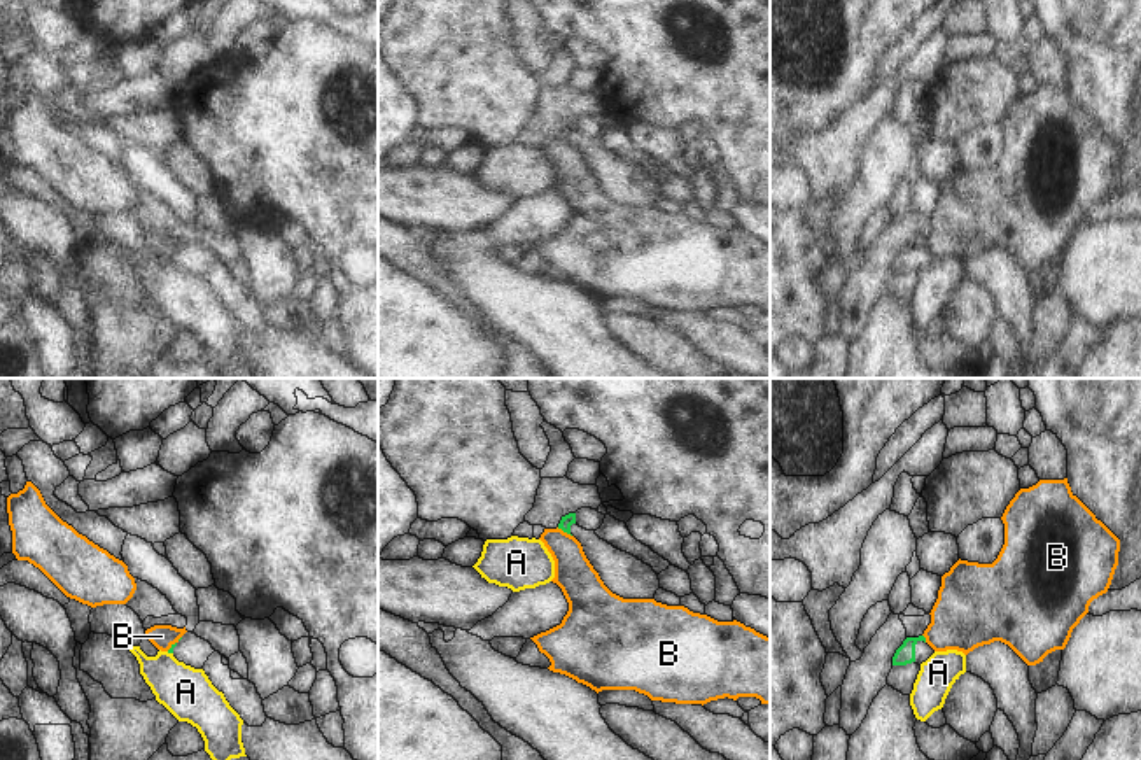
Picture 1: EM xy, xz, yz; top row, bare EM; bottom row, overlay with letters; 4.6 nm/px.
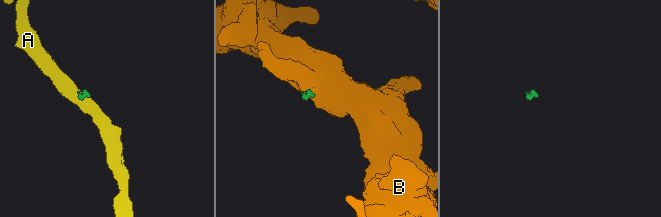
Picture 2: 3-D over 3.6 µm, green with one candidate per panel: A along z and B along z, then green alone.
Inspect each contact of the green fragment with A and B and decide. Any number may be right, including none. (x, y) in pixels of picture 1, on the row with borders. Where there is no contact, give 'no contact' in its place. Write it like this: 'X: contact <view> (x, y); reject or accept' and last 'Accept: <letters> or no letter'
A: contact xy (170, 652); reject
B: contact xz (564, 531); reject
Accept: no letter

